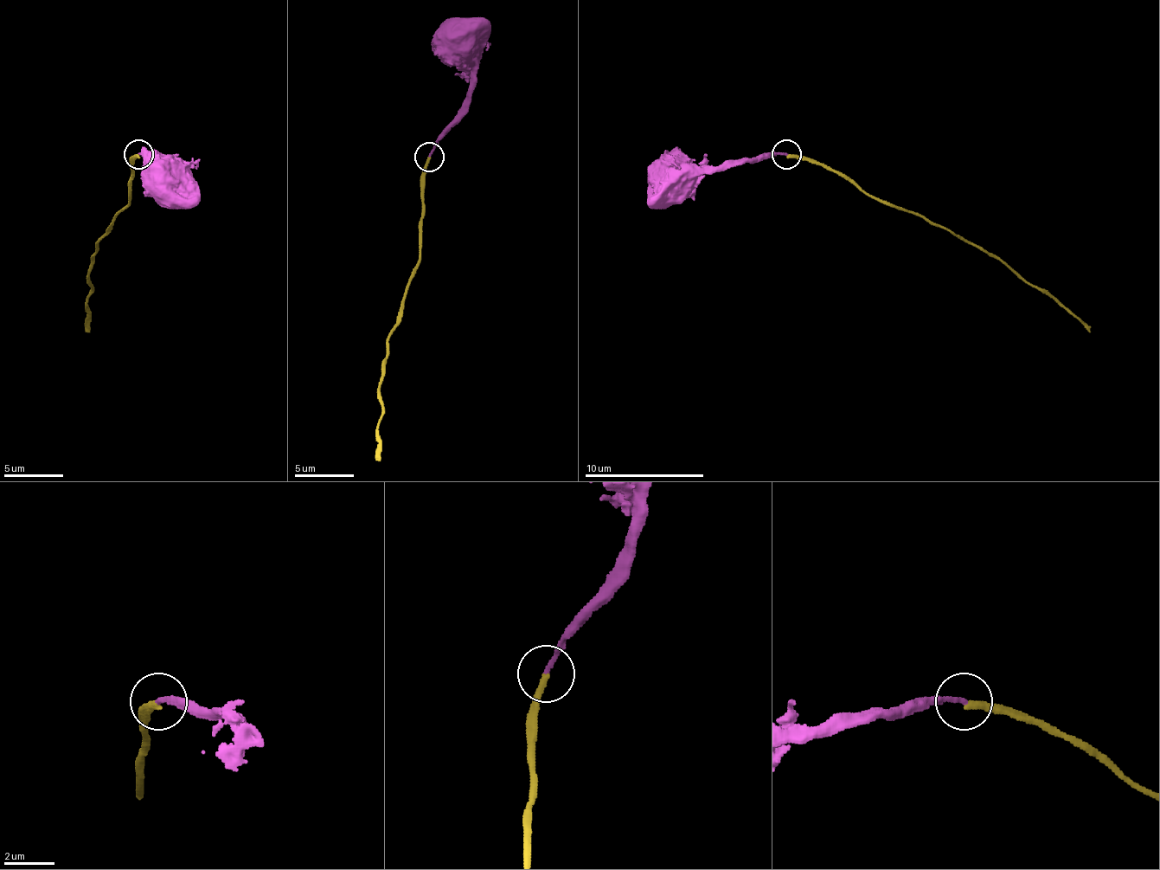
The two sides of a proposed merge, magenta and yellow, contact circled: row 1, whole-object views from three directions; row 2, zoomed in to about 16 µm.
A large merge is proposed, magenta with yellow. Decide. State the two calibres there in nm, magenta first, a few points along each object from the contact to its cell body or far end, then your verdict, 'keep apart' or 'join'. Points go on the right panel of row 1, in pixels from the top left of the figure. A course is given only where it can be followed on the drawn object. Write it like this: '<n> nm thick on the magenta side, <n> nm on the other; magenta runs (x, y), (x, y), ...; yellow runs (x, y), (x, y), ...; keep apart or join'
180 nm thick on the magenta side, 280 nm on the other; magenta runs (787, 155), (740, 158), (730, 167), (680, 167), (674, 176); yellow runs (787, 155), (820, 161), (849, 176), (868, 194), (996, 254), (1028, 283), (1064, 304), (1091, 331); join

